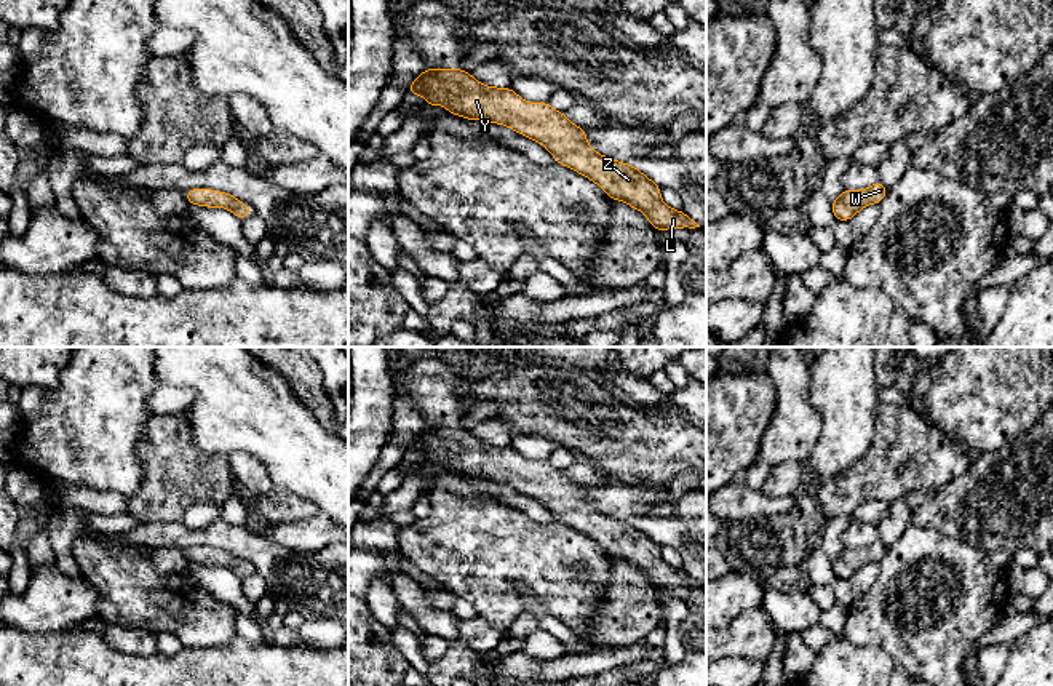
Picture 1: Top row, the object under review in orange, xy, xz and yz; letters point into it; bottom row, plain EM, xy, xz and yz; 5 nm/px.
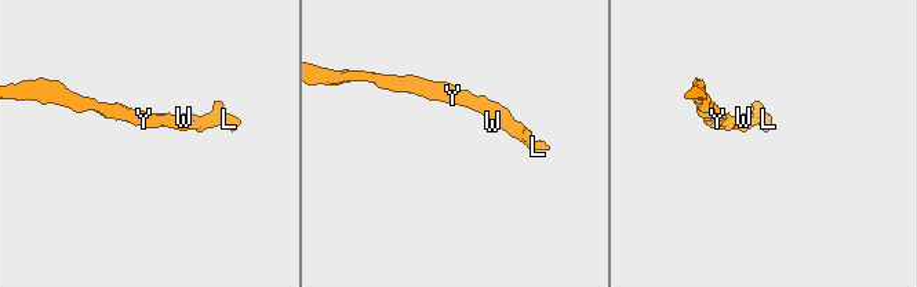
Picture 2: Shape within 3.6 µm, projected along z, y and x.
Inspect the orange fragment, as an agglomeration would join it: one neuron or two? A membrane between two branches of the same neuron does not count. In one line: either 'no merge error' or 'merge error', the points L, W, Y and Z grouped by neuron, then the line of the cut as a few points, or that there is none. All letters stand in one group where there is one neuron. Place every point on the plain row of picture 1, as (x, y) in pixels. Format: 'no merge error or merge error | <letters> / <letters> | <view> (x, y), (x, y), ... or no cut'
no merge error | L W Y Z | no cut

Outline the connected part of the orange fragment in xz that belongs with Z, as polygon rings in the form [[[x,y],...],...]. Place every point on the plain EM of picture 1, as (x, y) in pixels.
[[[428,425],[407,446],[407,453],[422,453],[427,464],[441,462],[449,472],[505,483],[537,499],[553,512],[556,521],[590,536],[612,558],[642,569],[658,590],[700,585],[685,571],[666,564],[660,556],[662,547],[639,528],[596,512],[585,501],[585,486],[570,481],[548,461],[532,462],[511,446],[484,445],[460,427]]]

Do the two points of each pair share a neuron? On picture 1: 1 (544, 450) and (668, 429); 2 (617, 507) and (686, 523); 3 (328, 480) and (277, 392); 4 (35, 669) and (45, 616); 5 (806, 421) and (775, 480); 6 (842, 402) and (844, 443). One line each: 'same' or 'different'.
1: different
2: same
3: same
4: different
5: different
6: same

